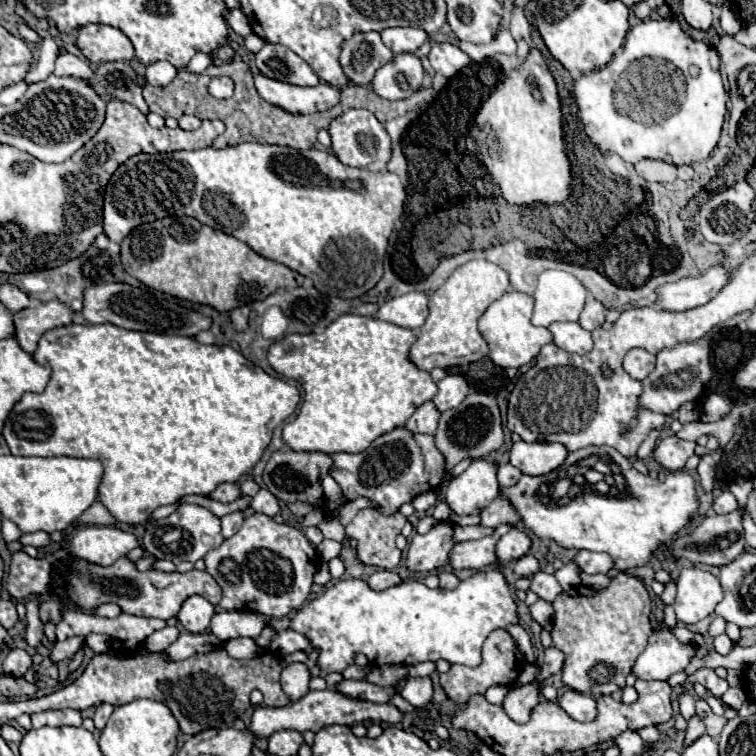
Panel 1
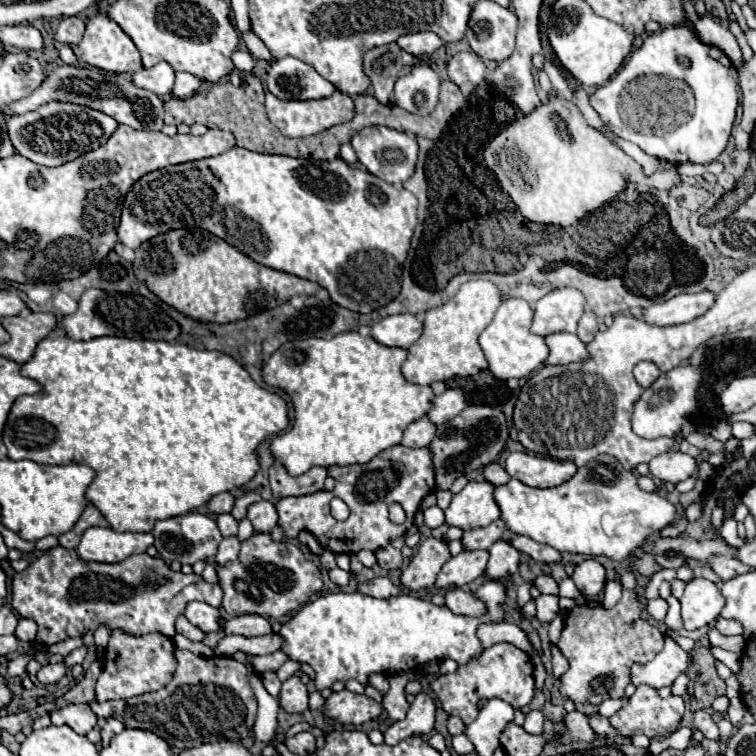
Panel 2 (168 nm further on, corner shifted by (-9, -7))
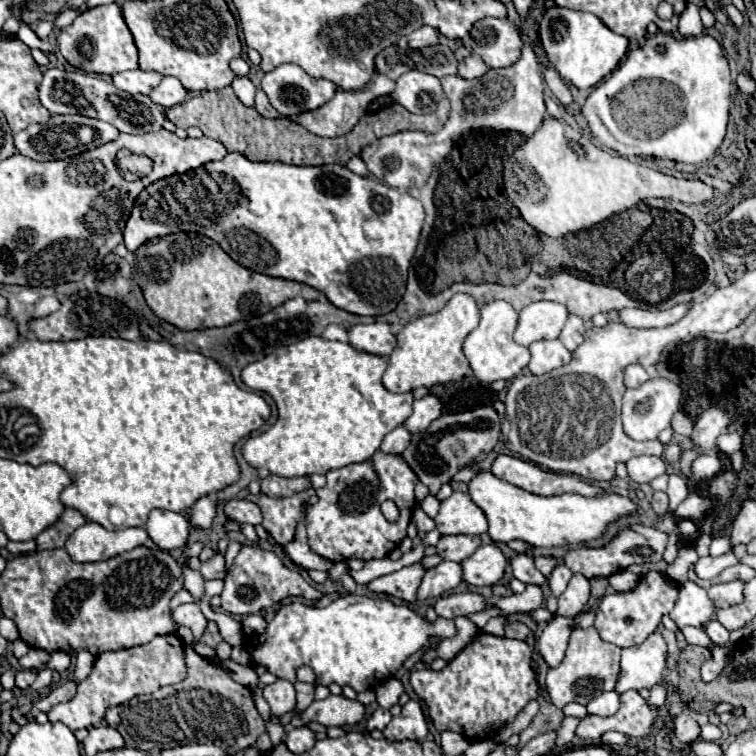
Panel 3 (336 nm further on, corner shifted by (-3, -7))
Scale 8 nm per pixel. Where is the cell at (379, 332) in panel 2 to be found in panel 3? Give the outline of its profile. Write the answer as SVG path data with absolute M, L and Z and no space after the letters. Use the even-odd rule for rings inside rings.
M389 323L355 325L349 329L349 343L357 351L387 357L395 347L395 335L389 331Z

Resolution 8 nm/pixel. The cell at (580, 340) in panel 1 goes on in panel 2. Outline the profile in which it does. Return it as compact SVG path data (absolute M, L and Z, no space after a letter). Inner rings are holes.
M553 333L545 337L549 347L549 365L567 365L587 359L587 345L575 333Z

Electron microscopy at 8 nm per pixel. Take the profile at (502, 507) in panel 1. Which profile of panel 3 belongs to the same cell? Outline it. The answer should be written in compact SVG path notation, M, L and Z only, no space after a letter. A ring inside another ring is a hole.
M451 535L451 537L441 537L439 543L435 545L437 555L441 555L443 561L463 561L469 555L475 553L475 549L481 545L479 537L471 535Z

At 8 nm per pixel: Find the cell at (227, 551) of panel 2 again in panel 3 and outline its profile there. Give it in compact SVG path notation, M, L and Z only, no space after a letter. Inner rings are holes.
M217 553L209 561L201 563L199 571L201 571L205 581L209 581L209 579L225 579L225 559L223 559L223 555Z

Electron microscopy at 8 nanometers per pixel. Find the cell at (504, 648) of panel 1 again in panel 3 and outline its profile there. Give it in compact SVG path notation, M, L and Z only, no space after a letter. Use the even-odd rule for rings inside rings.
M477 633L473 637L473 643L467 643L461 653L451 659L445 669L433 671L433 669L417 669L411 671L409 679L413 691L417 697L427 705L427 713L435 725L437 731L455 731L461 733L467 741L483 741L495 731L503 729L507 723L511 723L517 713L533 699L537 699L537 681L535 673L531 669L531 649L525 641L519 639L507 639L507 637L495 637L489 633Z

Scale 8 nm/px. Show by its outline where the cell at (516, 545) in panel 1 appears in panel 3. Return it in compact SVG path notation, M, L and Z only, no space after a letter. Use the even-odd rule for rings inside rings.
M495 543L481 545L469 559L461 561L463 581L475 587L495 585L503 577L505 565L507 561Z

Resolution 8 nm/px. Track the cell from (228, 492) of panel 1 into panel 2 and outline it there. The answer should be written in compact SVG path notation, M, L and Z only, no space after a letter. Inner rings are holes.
M219 493L209 501L209 509L213 513L231 513L235 505L235 497L231 493Z

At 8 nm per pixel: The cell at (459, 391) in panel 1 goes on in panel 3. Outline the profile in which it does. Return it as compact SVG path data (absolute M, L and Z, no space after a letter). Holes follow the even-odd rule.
M427 395L419 401L413 401L413 413L411 417L403 423L409 433L421 433L429 427L431 421L435 421L441 415L441 403L437 397Z

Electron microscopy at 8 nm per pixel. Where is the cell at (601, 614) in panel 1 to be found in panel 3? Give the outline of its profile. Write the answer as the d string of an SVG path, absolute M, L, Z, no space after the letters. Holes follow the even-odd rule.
M595 627L573 629L565 659L561 661L559 667L549 669L545 677L545 689L551 697L551 703L563 709L567 703L575 701L581 695L599 697L603 691L611 691L619 675L619 655L621 655L621 649L617 645L601 641Z

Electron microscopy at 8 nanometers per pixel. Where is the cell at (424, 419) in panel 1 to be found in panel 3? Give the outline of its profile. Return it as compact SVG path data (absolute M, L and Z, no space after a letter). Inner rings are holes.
M399 425L391 433L385 435L385 439L383 439L383 443L381 443L379 449L383 453L389 453L389 455L399 455L399 453L405 451L405 447L409 445L409 441L411 441L411 433L403 425Z

